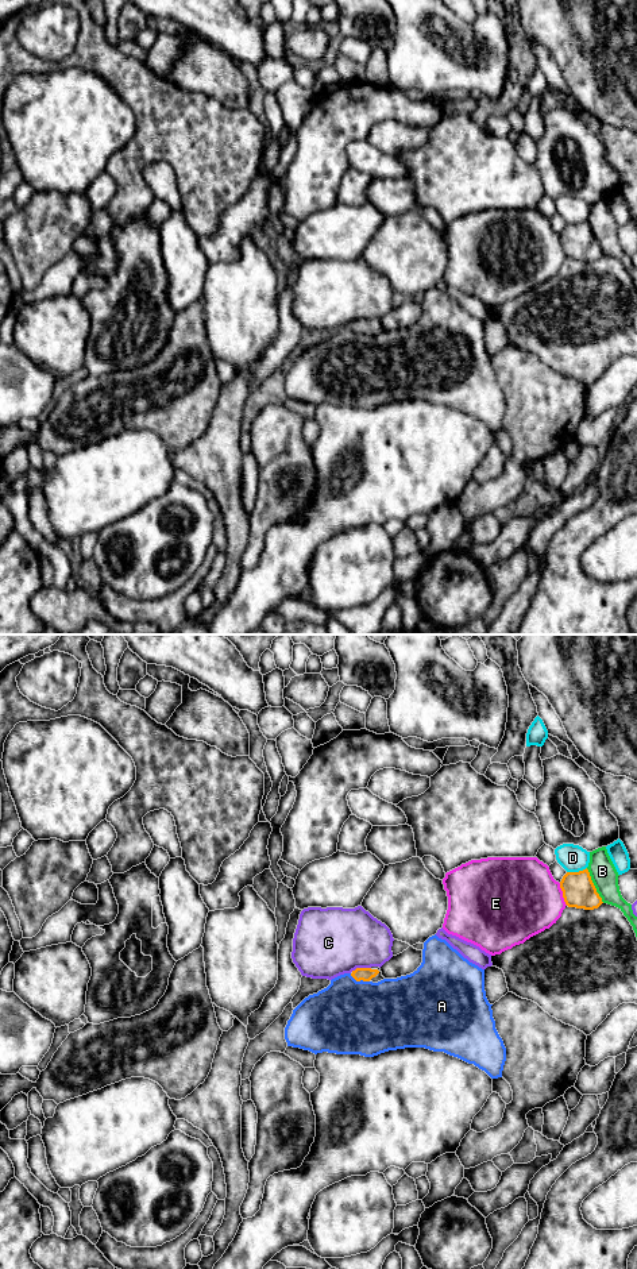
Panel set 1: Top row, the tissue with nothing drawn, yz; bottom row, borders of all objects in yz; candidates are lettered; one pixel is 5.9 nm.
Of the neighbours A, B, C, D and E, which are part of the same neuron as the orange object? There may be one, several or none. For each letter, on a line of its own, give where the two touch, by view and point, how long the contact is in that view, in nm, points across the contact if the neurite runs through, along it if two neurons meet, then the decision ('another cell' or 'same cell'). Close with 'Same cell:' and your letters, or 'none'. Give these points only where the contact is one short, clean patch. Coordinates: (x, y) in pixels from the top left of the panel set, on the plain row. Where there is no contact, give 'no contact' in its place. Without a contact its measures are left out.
A: meets orange in yz at (359, 332); contact 130 nm long; another cell
B: meets orange in yz at (594, 238); contact 240 nm long; another cell
C: meets orange in yz at (361, 320); contact 120 nm long; another cell
D: meets orange in yz at (576, 224); contact 120 nm long; another cell
E: meets orange in yz at (563, 246); contact 140 nm long; another cell
Same cell: none

